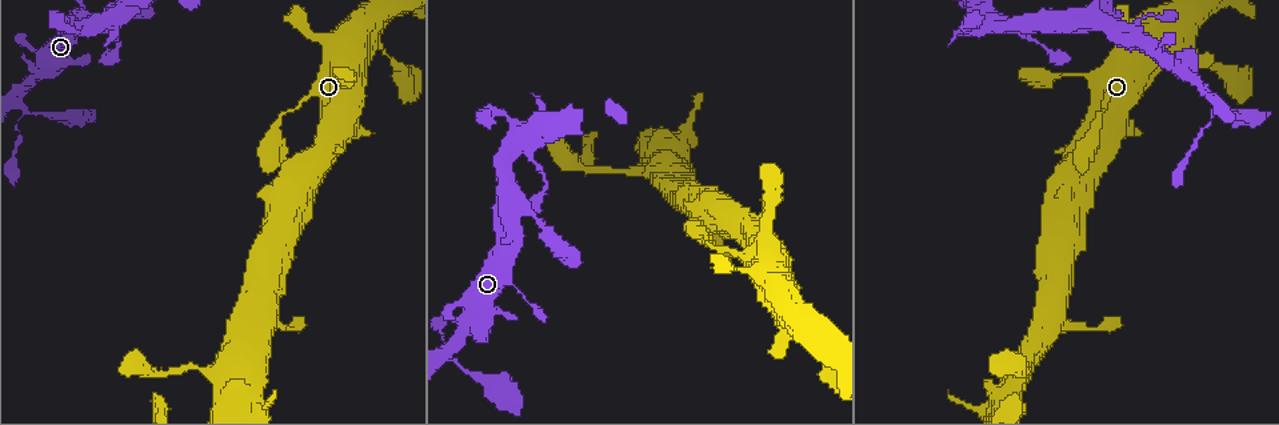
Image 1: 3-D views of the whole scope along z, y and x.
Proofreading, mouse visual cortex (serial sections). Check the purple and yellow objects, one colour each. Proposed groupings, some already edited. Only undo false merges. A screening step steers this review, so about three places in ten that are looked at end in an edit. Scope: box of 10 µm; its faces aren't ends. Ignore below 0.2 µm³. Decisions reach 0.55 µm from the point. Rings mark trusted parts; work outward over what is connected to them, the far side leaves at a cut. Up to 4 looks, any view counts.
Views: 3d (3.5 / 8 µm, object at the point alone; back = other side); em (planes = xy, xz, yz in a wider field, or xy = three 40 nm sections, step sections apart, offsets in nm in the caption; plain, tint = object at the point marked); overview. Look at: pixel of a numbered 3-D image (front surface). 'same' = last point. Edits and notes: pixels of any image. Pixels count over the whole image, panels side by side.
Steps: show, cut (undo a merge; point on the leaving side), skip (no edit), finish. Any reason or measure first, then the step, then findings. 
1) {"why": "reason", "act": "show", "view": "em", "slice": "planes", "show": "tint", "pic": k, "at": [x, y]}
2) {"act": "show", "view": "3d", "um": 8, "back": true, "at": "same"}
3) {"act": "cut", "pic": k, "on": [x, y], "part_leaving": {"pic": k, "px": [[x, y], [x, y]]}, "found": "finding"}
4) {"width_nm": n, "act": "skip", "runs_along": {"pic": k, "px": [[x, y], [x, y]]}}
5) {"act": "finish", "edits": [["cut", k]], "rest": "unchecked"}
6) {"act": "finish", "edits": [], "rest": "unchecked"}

{"why": "calibre changes", "act": "show", "view": "3d", "um": 3.5, "pic": 1, "at": [646, 167]}

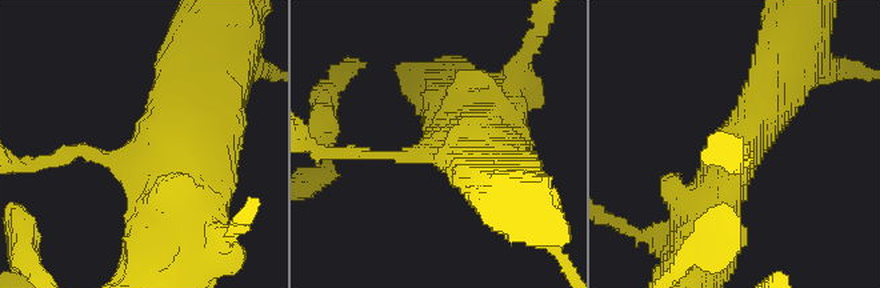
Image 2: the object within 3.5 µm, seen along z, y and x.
{"act": "show", "view": "em", "slice": "xy", "step": 5, "show": "tint", "pic": 2, "at": [444, 148]}

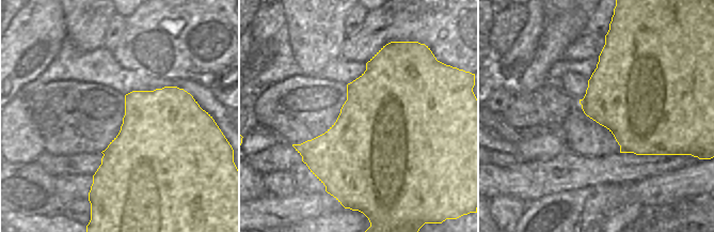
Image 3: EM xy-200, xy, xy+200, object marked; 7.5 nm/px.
{"act": "skip", "runs_along": {"pic": 2, "px": [[780, 87], [736, 144], [702, 231]]}, "found": "one cell here"}

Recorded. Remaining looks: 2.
{"why": "thick turns thin", "act": "show", "view": "3d", "um": 8, "pic": 1, "at": [508, 184]}

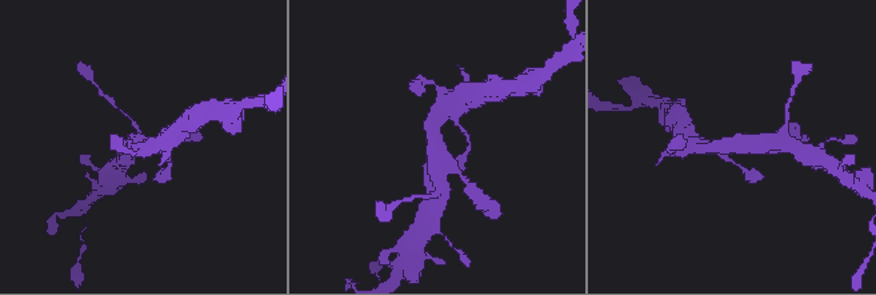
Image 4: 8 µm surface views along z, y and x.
{"arm_widths_nm": [300, 500], "act": "show", "view": "em", "slice": "xy", "step": 3, "show": "tint", "at": "same"}

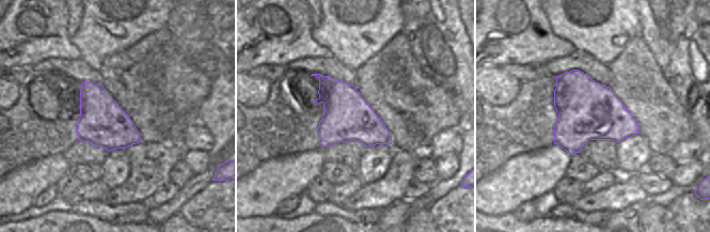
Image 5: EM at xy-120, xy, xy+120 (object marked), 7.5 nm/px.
{"act": "skip", "runs_along": {"pic": 4, "px": [[439, 183], [431, 124], [443, 111]]}, "found": "all the same cell"}

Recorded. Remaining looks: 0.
{"act": "finish", "edits": [], "rest": "unchecked"}

